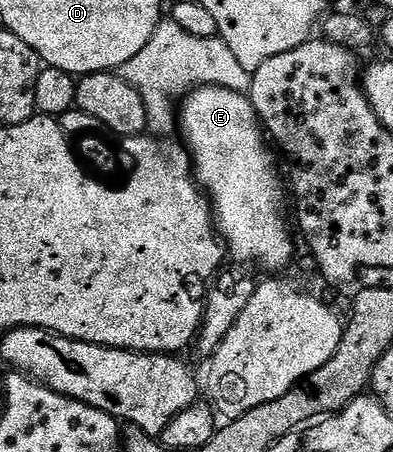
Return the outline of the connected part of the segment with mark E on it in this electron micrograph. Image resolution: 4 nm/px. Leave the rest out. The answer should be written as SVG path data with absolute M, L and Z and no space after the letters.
M224 87L196 89L181 102L180 133L181 129L181 140L190 151L196 180L210 198L216 228L229 256L231 253L238 260L235 262L245 263L247 266L259 265L270 272L267 274L281 274L278 272L288 268L294 257L294 241L290 238L289 227L286 226L286 197L282 194L284 181L283 178L282 181L278 178L278 169L274 166L273 155L270 154L271 146L268 144L267 134L249 96L228 91Z

